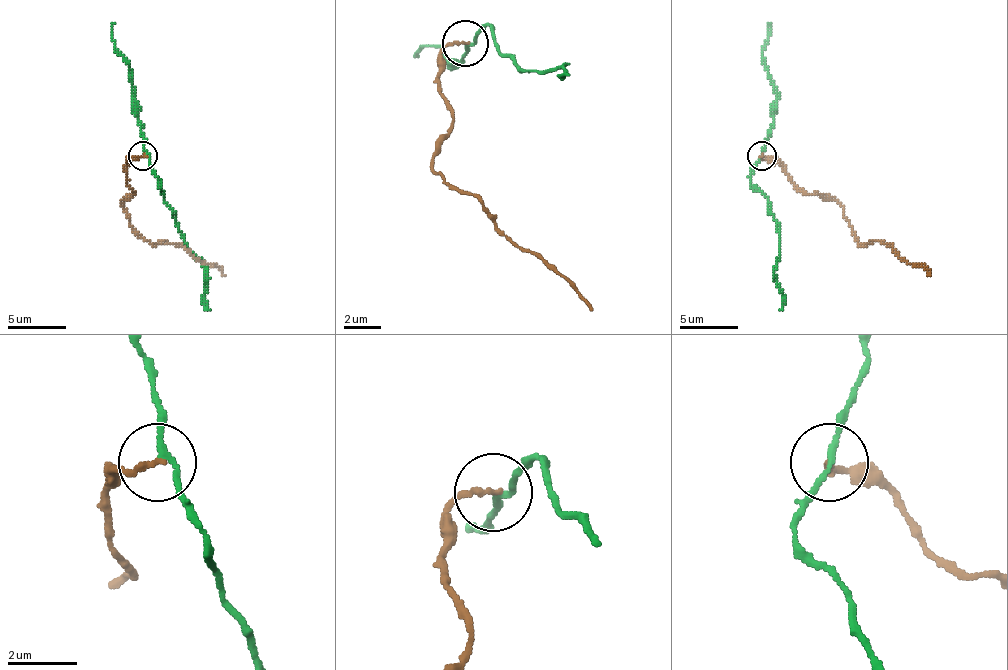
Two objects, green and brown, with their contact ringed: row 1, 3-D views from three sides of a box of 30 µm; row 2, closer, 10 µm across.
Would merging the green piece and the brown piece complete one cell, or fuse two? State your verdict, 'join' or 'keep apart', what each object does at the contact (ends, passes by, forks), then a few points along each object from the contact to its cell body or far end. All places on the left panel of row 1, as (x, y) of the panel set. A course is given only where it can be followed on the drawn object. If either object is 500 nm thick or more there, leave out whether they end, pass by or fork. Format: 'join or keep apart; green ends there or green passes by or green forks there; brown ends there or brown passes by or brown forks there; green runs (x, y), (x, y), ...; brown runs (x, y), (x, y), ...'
keep apart; green passes by; brown ends there; green runs (144, 153), (164, 200), (178, 223), (184, 246), (204, 272), (204, 304), (210, 310); brown runs (144, 156), (129, 159), (126, 168), (135, 194), (123, 200), (129, 223), (152, 243), (178, 243), (225, 275)

